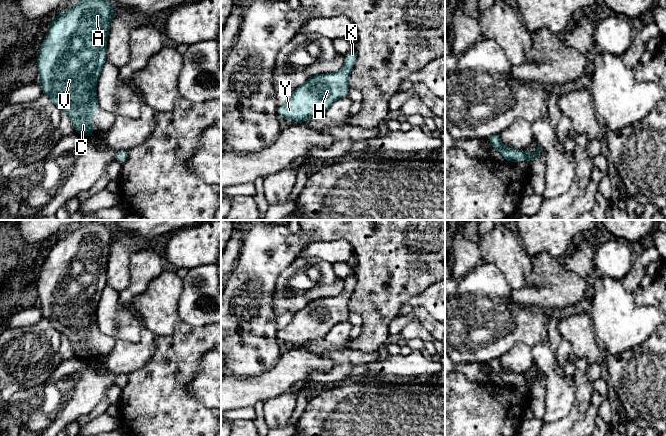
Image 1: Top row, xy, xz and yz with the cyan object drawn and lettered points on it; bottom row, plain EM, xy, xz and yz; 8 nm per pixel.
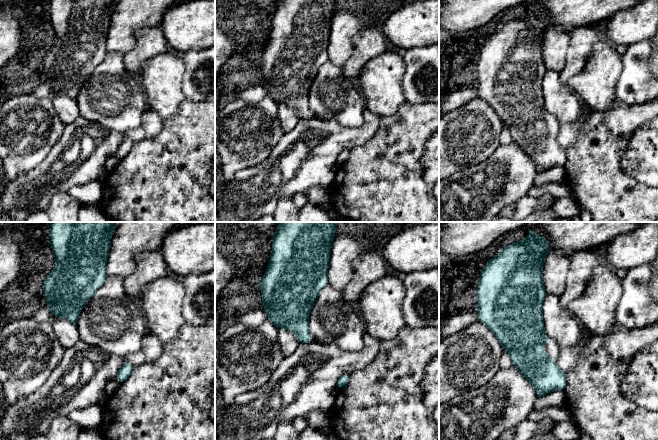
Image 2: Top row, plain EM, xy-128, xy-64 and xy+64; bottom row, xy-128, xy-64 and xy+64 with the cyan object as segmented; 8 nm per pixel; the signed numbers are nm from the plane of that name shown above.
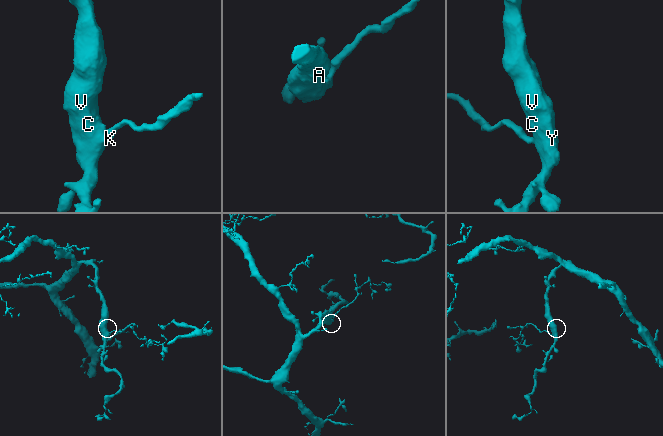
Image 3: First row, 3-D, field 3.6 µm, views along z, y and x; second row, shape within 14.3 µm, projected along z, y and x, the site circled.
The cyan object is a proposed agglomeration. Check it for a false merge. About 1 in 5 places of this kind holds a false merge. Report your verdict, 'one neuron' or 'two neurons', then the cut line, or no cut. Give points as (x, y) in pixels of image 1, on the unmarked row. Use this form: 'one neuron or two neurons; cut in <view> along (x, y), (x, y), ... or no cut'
one neuron; no cut

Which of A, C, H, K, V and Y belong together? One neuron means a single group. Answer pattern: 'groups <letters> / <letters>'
groups A C H K V Y

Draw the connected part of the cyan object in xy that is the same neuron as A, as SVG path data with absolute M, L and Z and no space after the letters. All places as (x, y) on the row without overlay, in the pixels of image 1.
M84 220L80 223L80 225L74 229L71 233L68 233L65 236L61 236L58 240L54 241L52 244L52 247L49 250L49 254L42 266L40 276L38 279L38 284L37 284L37 291L39 295L39 307L42 312L43 318L47 319L51 326L54 327L60 335L66 336L71 344L73 345L74 349L74 356L83 358L86 361L90 361L93 358L93 351L92 351L92 343L94 341L94 335L96 333L99 333L99 328L96 322L96 310L97 306L99 304L103 289L106 286L106 281L107 281L107 260L109 257L109 252L110 252L110 245L113 241L113 239L116 237L116 234L114 234L110 227L102 222L101 220Z

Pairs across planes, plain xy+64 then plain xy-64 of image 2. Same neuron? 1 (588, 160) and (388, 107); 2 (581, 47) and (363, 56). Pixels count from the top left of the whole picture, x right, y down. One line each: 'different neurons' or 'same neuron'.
1: different neurons
2: same neuron

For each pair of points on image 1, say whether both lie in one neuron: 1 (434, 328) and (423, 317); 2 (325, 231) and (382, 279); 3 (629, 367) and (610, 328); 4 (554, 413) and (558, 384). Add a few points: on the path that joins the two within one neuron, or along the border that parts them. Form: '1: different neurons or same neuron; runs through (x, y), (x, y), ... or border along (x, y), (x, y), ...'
1: same neuron; runs through (431, 325), (426, 320)
2: same neuron; runs through (343, 231), (348, 231), (378, 261)
3: different neurons; border along (643, 341), (619, 353), (608, 354)
4: same neuron; runs through (557, 406), (558, 391)

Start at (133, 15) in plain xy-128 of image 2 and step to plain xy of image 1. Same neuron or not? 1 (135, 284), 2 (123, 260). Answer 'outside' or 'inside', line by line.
1: outside
2: inside

